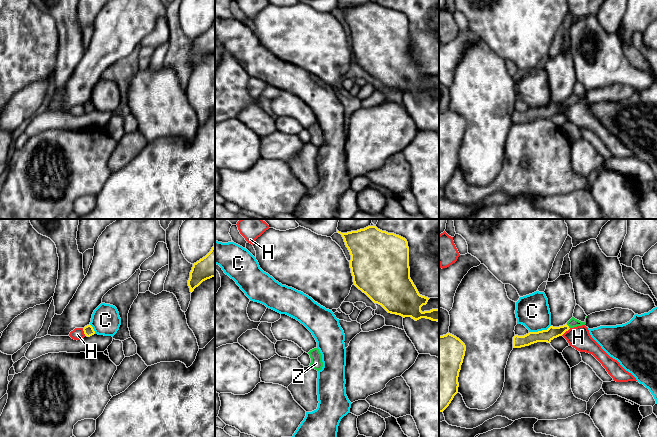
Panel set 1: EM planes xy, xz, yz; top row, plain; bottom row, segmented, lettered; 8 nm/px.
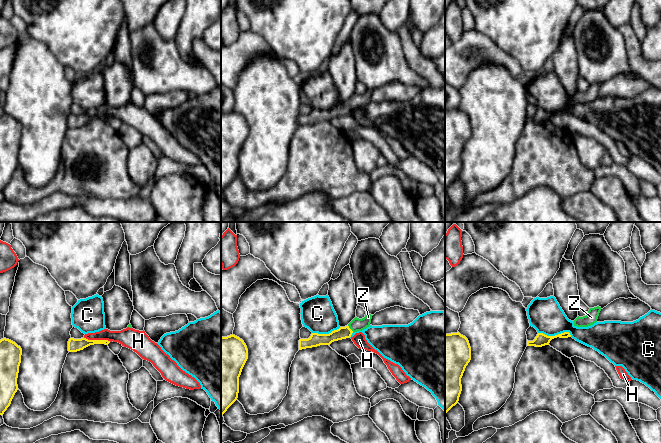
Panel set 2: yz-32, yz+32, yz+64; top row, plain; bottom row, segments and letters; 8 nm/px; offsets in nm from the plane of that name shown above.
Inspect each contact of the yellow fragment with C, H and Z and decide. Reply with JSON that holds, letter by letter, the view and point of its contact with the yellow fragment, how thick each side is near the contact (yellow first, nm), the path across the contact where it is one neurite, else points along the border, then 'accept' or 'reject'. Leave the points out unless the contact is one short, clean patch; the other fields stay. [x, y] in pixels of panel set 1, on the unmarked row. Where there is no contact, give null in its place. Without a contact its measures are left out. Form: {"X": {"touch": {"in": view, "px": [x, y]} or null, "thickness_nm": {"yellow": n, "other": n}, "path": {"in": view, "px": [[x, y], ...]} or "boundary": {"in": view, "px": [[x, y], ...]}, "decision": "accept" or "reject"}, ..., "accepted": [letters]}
{"C": {"touch": {"in": "yz", "px": [539, 107]}, "thickness_nm": {"yellow": 100, "other": 260}, "boundary": {"in": "yz", "px": [[550, 101], [546, 105], [529, 108]]}, "decision": "reject"}, "H": {"touch": {"in": "yz", "px": [565, 107]}, "thickness_nm": {"yellow": 100, "other": 180}, "decision": "reject"}, "Z": {"touch": {"in": "yz", "px": [568, 102]}, "thickness_nm": {"yellow": 100, "other": 70}, "path": {"in": "yz", "px": [[552, 108], [559, 107], [568, 102], [573, 98]]}, "decision": "accept"}, "accepted": ["Z"]}

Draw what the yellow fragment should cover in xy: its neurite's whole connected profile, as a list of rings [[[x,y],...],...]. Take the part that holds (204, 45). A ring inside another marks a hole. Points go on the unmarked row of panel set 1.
[[[215,19],[211,27],[202,35],[193,40],[188,56],[192,69],[203,57],[215,53]]]

